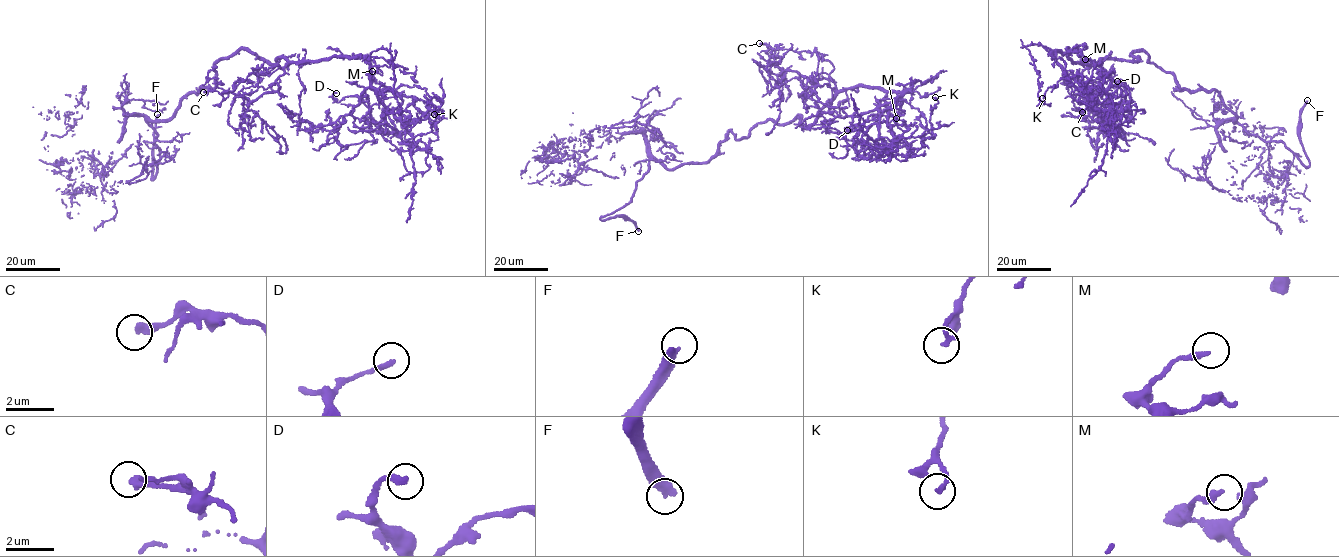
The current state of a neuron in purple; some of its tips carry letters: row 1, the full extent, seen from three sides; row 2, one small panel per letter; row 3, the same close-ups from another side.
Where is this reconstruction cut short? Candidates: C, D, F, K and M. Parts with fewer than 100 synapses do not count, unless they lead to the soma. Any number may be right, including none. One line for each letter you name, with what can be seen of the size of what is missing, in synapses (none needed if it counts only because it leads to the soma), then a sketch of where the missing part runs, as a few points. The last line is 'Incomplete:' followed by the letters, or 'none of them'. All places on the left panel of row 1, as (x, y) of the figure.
F: Course of what is missing: (157, 114), (166, 107), (171, 109), (157, 108), (159, 105)
Incomplete: F

